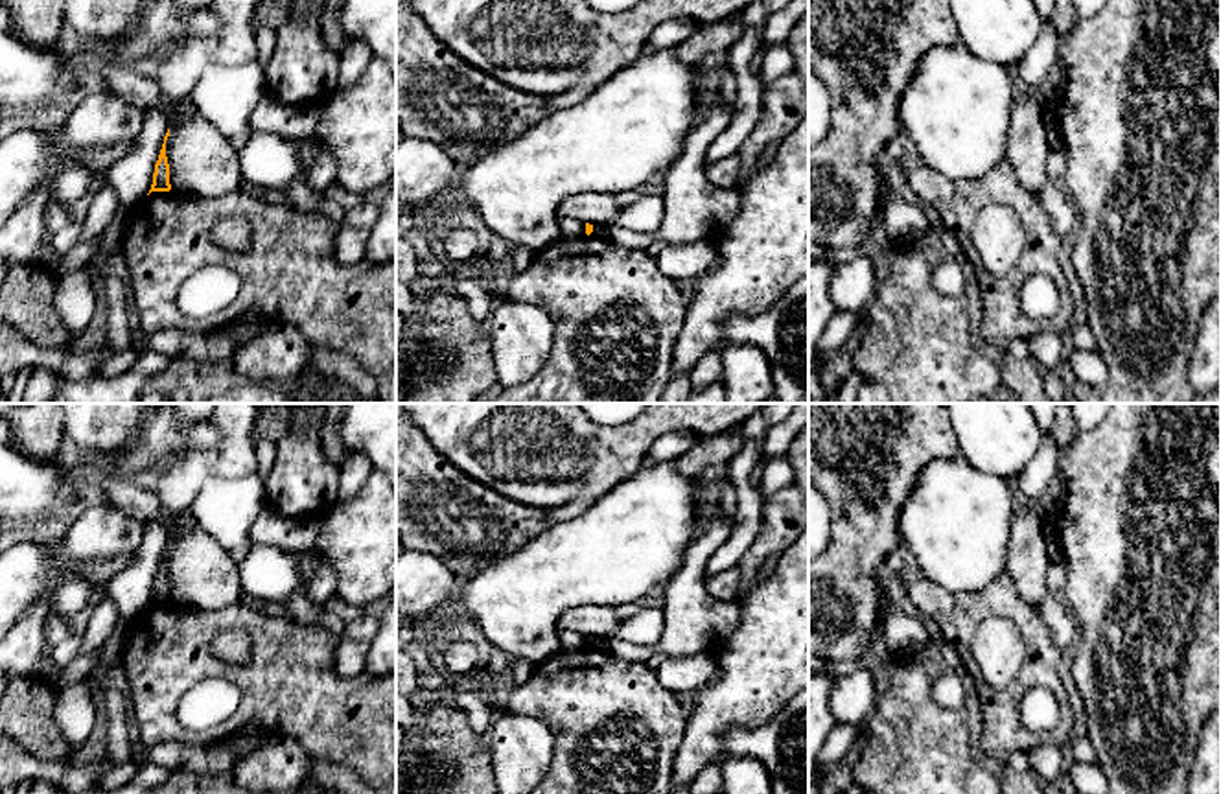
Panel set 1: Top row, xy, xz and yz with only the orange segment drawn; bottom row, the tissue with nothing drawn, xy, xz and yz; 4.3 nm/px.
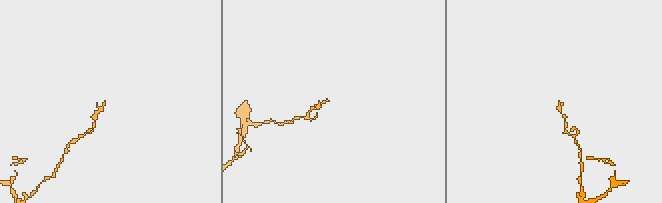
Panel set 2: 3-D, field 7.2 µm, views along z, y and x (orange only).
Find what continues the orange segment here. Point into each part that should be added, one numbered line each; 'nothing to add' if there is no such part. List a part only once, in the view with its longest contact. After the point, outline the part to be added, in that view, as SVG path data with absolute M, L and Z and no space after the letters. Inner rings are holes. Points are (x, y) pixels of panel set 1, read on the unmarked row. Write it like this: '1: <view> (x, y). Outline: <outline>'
nothing to add

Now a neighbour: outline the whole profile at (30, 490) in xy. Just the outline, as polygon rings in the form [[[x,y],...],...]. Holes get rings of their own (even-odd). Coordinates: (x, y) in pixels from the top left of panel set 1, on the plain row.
[[[155,403],[123,446],[92,451],[72,468],[37,462],[15,446],[0,444],[0,521],[24,525],[53,518],[85,481],[151,483],[171,462],[212,448],[219,437],[210,416],[184,426],[173,403]]]

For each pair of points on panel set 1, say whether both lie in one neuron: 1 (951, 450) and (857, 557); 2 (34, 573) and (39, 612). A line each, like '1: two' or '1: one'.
1: one
2: two

